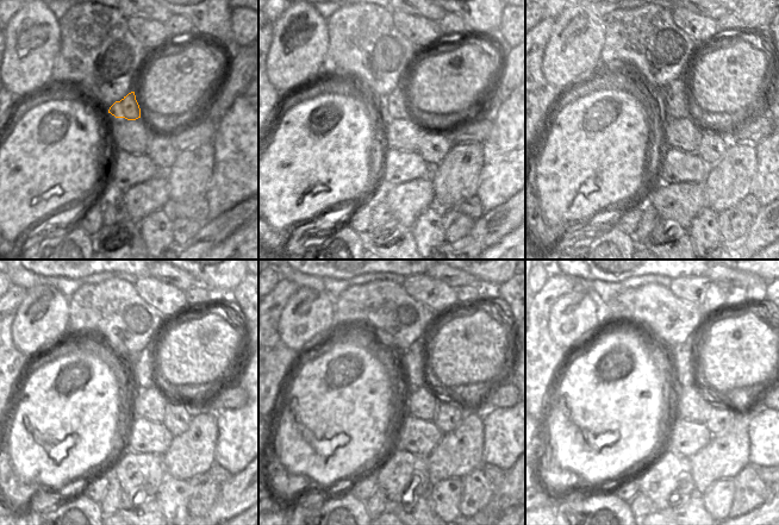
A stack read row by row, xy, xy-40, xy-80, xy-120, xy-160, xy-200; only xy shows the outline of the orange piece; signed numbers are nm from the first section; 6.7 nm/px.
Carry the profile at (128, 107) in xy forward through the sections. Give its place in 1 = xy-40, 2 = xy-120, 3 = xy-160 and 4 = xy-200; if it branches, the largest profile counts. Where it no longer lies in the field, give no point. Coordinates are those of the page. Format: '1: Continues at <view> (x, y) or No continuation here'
1: Continues at xy-40 (394, 106)
2: Continues at xy-120 (141, 366)
3: Continues at xy-160 (411, 373)
4: Continues at xy-200 (680, 358)

